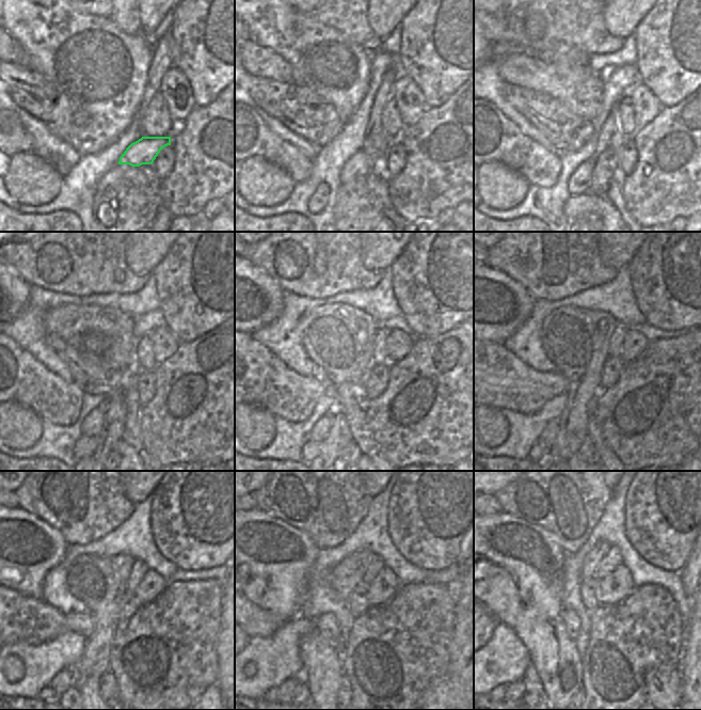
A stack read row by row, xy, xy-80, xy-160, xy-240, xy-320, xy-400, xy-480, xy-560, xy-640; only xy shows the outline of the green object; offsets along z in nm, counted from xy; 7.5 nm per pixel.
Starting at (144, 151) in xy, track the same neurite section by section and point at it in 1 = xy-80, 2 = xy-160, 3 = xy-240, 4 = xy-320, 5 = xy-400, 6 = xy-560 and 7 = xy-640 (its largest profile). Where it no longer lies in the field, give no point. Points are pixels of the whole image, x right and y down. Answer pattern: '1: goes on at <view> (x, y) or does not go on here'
1: goes on at xy-80 (360, 164)
2: goes on at xy-160 (578, 183)
3: goes on at xy-240 (92, 425)
4: goes on at xy-320 (320, 429)
5: goes on at xy-400 (546, 439)
6: goes on at xy-560 (287, 688)
7: goes on at xy-640 (516, 688)

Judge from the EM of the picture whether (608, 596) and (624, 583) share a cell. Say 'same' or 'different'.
same

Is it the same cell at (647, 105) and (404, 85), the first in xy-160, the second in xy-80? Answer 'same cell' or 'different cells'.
same cell

